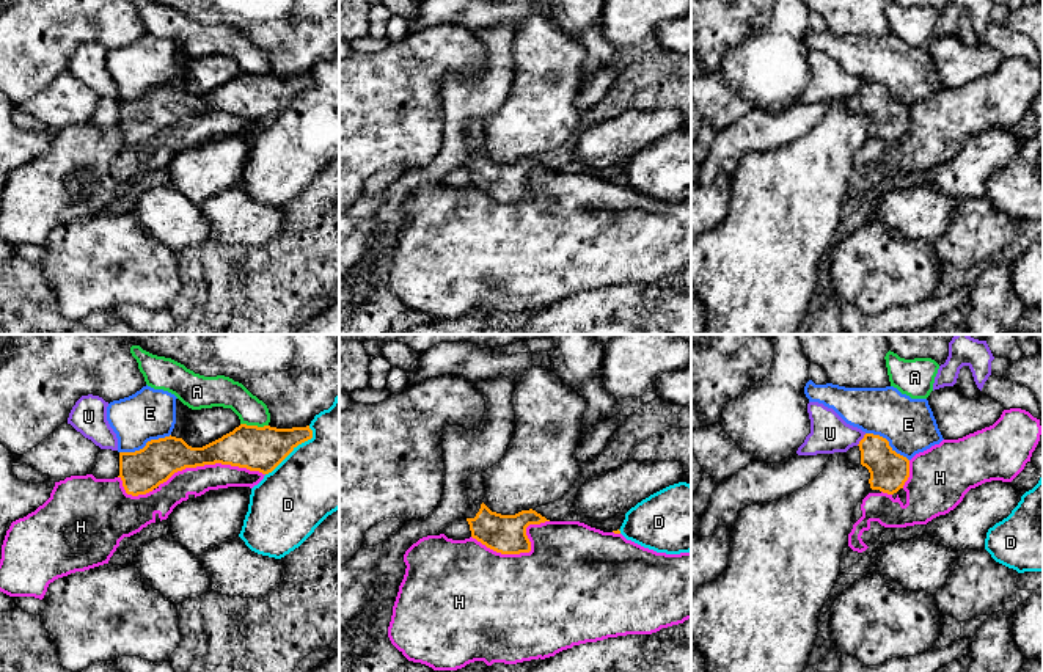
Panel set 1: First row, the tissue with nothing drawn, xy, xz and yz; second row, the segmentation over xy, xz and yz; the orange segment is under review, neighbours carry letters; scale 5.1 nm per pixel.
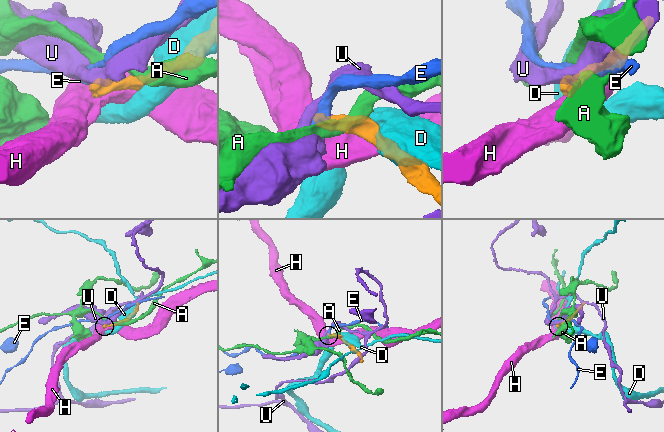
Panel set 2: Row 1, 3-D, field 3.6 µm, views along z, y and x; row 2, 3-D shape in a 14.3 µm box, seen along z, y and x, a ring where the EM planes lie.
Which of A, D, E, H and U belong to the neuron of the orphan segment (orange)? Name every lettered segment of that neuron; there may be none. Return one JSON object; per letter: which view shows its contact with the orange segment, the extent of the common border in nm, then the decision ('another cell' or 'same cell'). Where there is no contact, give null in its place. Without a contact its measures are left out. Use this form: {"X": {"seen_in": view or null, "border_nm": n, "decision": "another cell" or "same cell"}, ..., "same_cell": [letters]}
{"A": {"seen_in": "xy", "border_nm": 140, "decision": "another cell"}, "D": {"seen_in": "xy", "border_nm": 340, "decision": "another cell"}, "E": {"seen_in": "xy", "border_nm": 280, "decision": "another cell"}, "H": {"seen_in": "xy", "border_nm": 550, "decision": "another cell"}, "U": {"seen_in": "yz", "border_nm": 80, "decision": "another cell"}, "same_cell": []}

